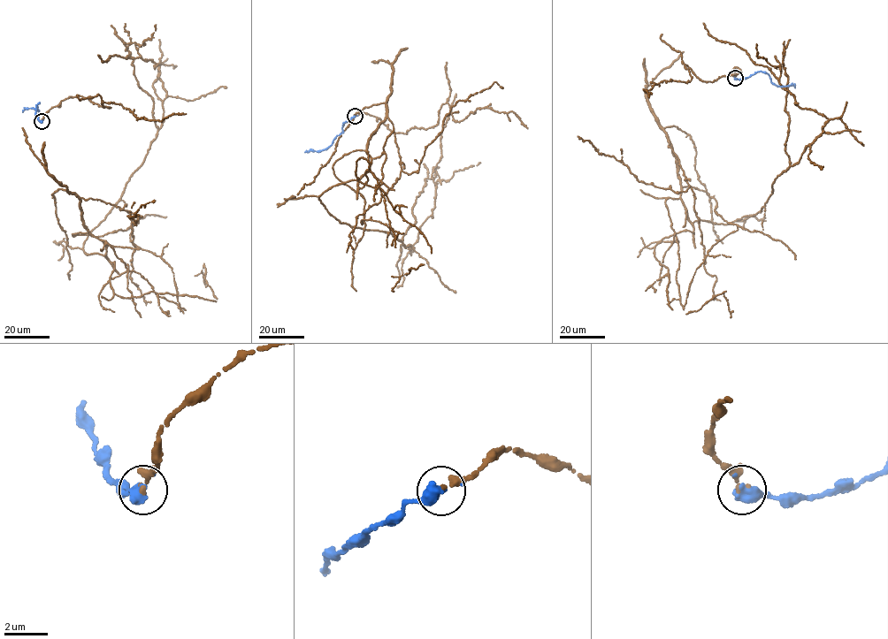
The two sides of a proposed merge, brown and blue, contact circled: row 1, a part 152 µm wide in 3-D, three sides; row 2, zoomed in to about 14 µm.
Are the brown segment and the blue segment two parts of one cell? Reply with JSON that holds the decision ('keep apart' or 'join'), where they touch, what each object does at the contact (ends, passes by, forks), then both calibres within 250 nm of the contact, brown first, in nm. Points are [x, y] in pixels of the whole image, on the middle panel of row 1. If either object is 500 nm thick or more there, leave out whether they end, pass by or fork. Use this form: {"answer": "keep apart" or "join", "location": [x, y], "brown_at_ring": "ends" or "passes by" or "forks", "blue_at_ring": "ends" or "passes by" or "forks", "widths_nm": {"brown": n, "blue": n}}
{"answer": "join", "location": [355, 116], "widths_nm": {"brown": 140, "blue": 600}}

